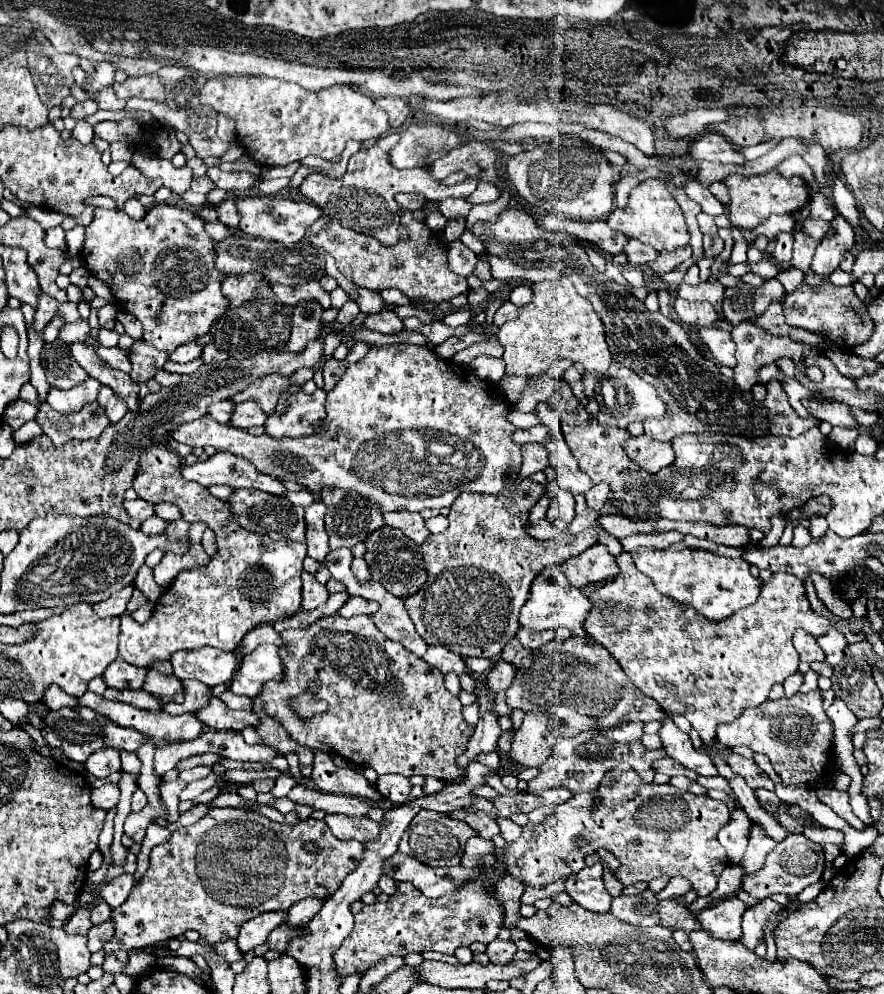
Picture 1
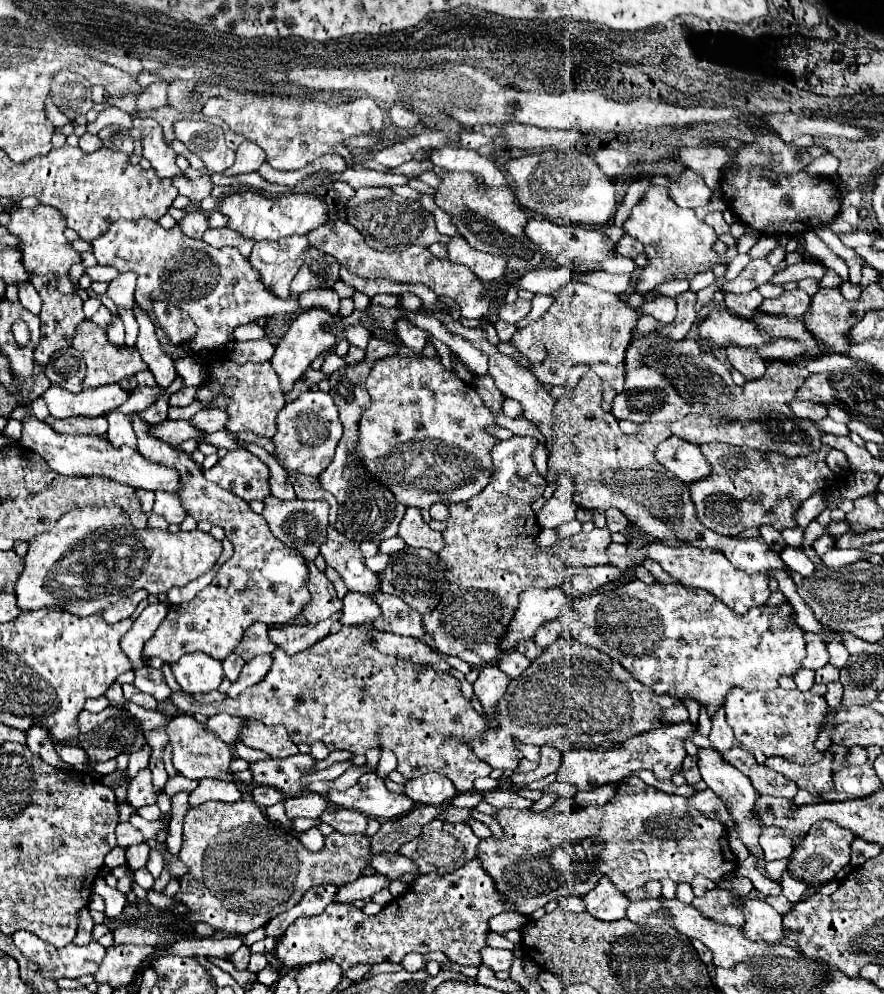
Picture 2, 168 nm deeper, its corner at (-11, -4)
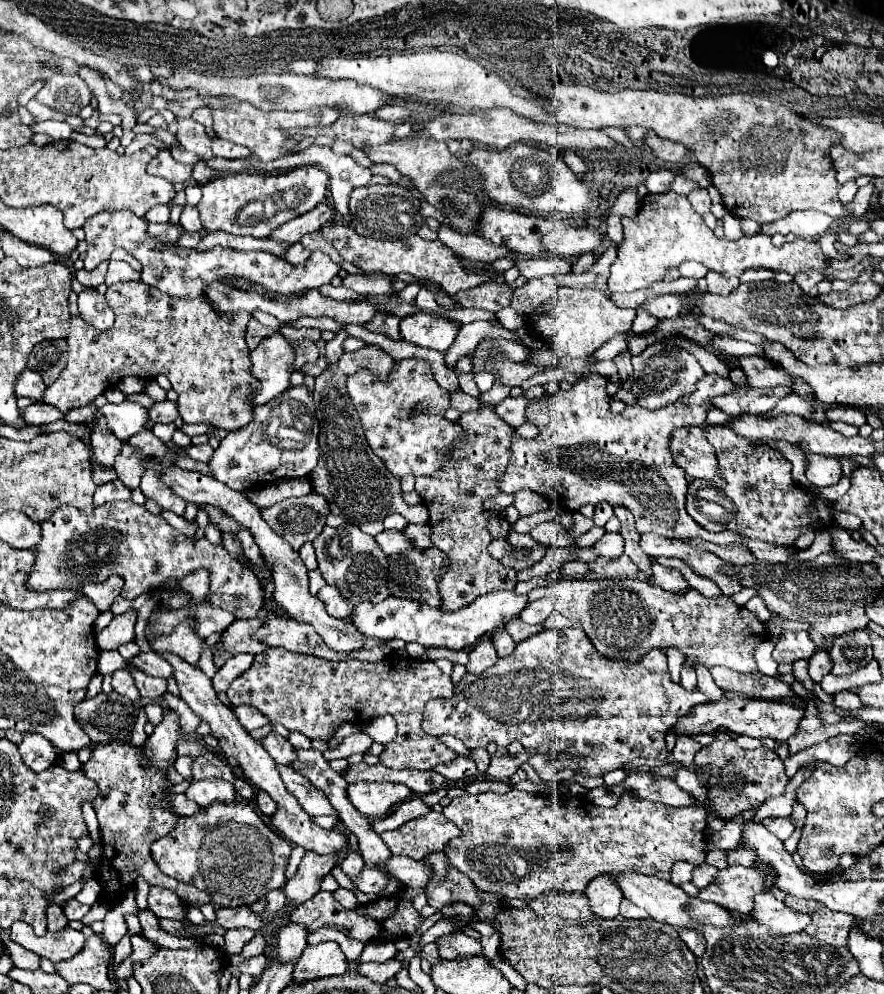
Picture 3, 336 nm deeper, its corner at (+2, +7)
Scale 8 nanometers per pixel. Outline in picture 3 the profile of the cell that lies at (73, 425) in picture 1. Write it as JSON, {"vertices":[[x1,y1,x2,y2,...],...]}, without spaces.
{"vertices":[[33,403,29,407,23,409,23,419,31,425,47,425,47,423,53,423,53,421,61,421,65,419,65,415,55,409,53,405,47,405,47,403]]}

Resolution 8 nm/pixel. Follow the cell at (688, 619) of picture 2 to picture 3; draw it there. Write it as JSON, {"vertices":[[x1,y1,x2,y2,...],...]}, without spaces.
{"vertices":[[557,579,549,583,545,597,551,599,551,603,561,615,577,621,583,627,583,631,587,633,587,637,603,657,615,659,619,663,637,663,651,649,659,649,665,653,667,649,673,647,685,655,683,667,687,669,695,669,697,665,703,667,725,665,739,673,753,673,757,671,755,649,767,637,765,623,747,607,737,605,727,595,705,597,697,589,685,589,675,593,675,591,665,591,641,579,601,579,601,581]]}

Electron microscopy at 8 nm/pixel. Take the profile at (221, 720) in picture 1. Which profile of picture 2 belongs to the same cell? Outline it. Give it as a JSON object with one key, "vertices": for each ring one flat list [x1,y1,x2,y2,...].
{"vertices":[[246,720,246,728,240,736,240,742,270,754,272,758,288,758,292,754,298,754,298,748,290,740,284,726,266,726,258,720]]}

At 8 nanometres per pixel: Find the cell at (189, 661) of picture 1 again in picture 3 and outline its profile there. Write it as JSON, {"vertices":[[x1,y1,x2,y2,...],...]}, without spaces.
{"vertices":[[149,651,149,653,139,653,139,657,135,657,133,661,127,663,129,667,139,667,141,671,147,671,149,675,155,675,155,677,163,677,163,679,169,679,173,677,173,667,167,659,163,659,159,653,155,651]]}

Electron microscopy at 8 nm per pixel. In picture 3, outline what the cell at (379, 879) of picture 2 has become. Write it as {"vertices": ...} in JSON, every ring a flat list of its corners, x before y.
{"vertices":[[391,855,391,859,385,863,385,871,391,877,395,875,397,881,409,887,423,887,431,879,431,873,425,863,407,857,397,857,397,855]]}

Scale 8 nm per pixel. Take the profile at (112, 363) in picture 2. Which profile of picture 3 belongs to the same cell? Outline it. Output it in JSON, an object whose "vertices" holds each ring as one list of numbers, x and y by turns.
{"vertices":[[127,281,127,283,111,285,111,287,107,289,107,303,109,303,109,307,115,311,115,325,113,325,111,329,107,329,107,331,97,331,97,329,93,329,93,327,87,325,81,317,71,317,71,321,69,321,71,327,69,327,69,335,67,335,69,361,67,361,67,367,61,371,59,379,57,379,51,387,47,387,45,403,57,407,57,409,63,411,63,413,67,413,67,411,77,409,77,407,81,407,81,405,89,405,97,395,101,395,103,391,107,391,107,387,115,387,115,385,117,385,123,377,127,377,127,375,137,375,137,377,141,377,141,379,153,379,153,377,157,377,157,375,163,373,163,375,169,377,171,387,173,387,173,389,177,391,177,395,179,395,179,411,183,411,181,419,183,419,185,423,201,423,201,421,205,421,205,423,211,423,215,429,241,429,241,427,245,427,247,423,253,421,253,409,255,409,253,397,255,397,257,391,259,391,259,379,255,379,253,373,251,373,249,349,247,349,245,337,243,337,243,331,245,331,245,327,247,327,247,323,249,323,249,319,251,319,249,313,245,313,245,311,241,313,241,311,239,311,239,313,235,313,235,315,217,315,215,309,211,307,209,299,171,299,171,295,159,293,155,287,151,287,151,285,143,283,143,281]]}

